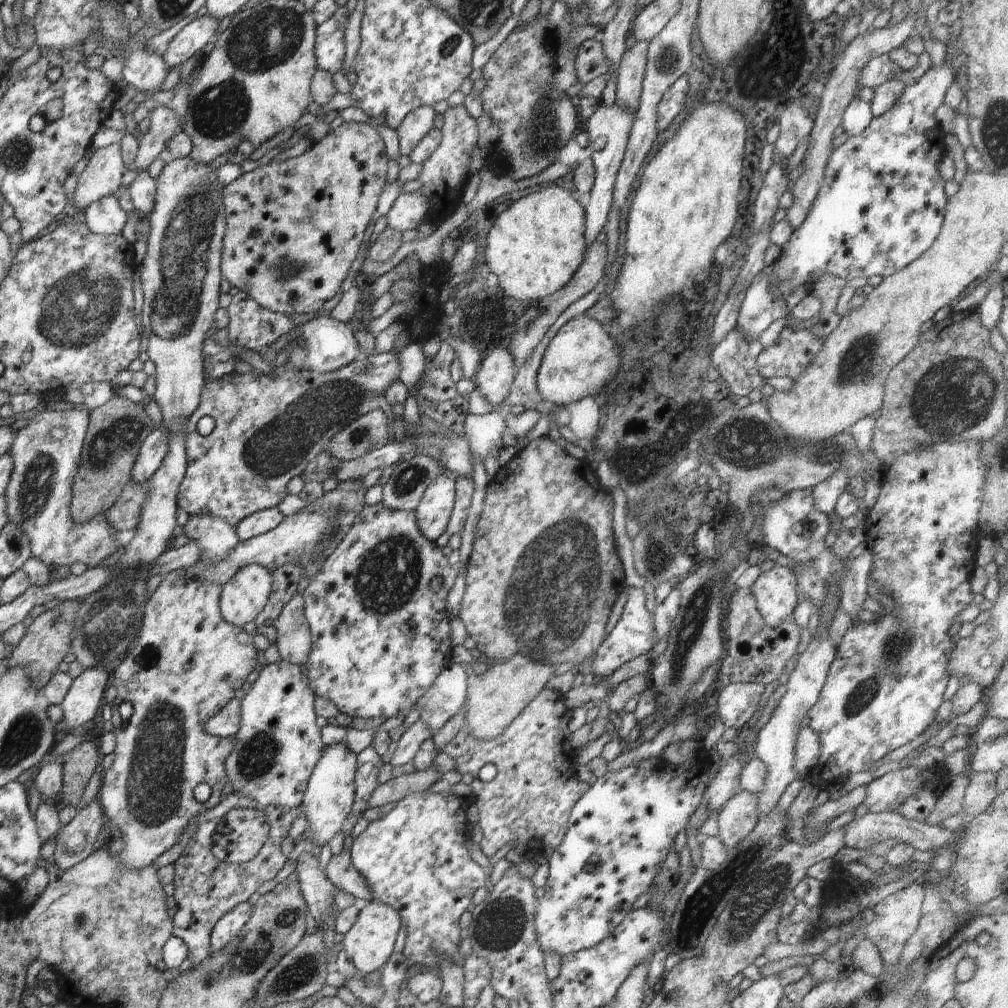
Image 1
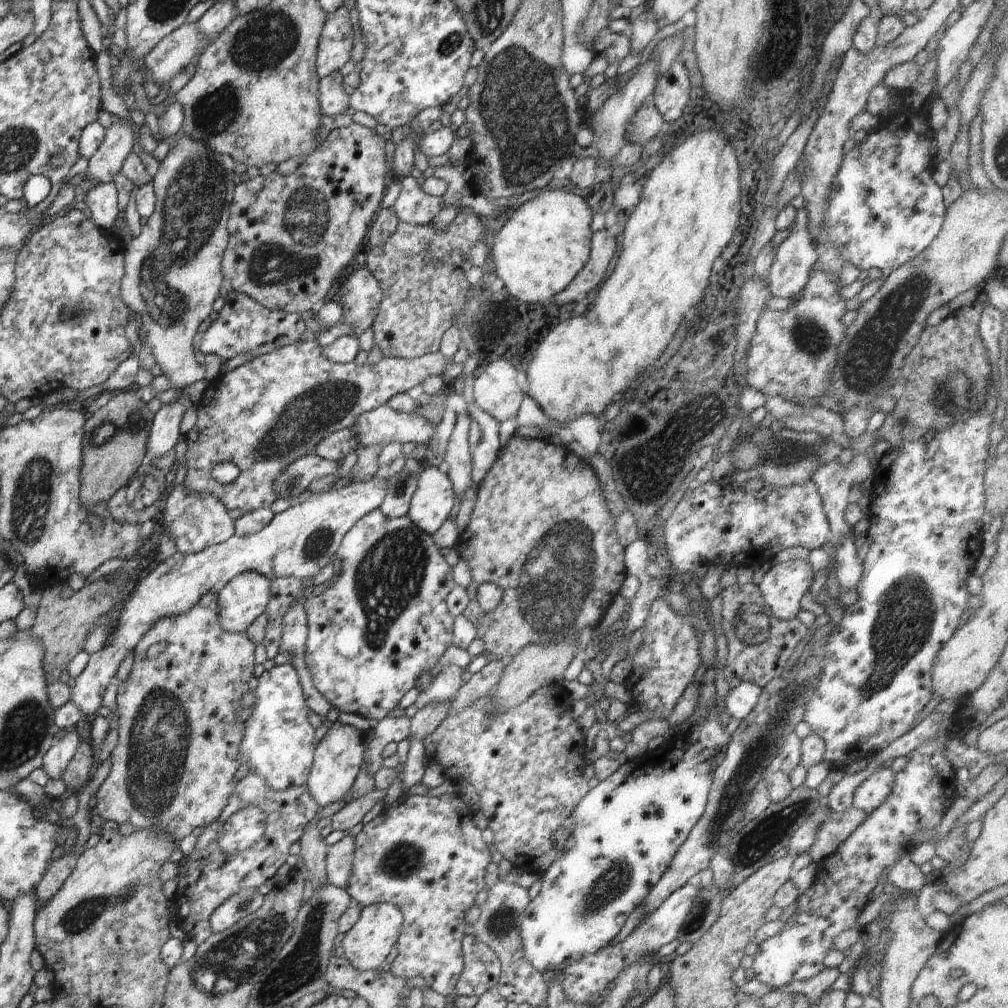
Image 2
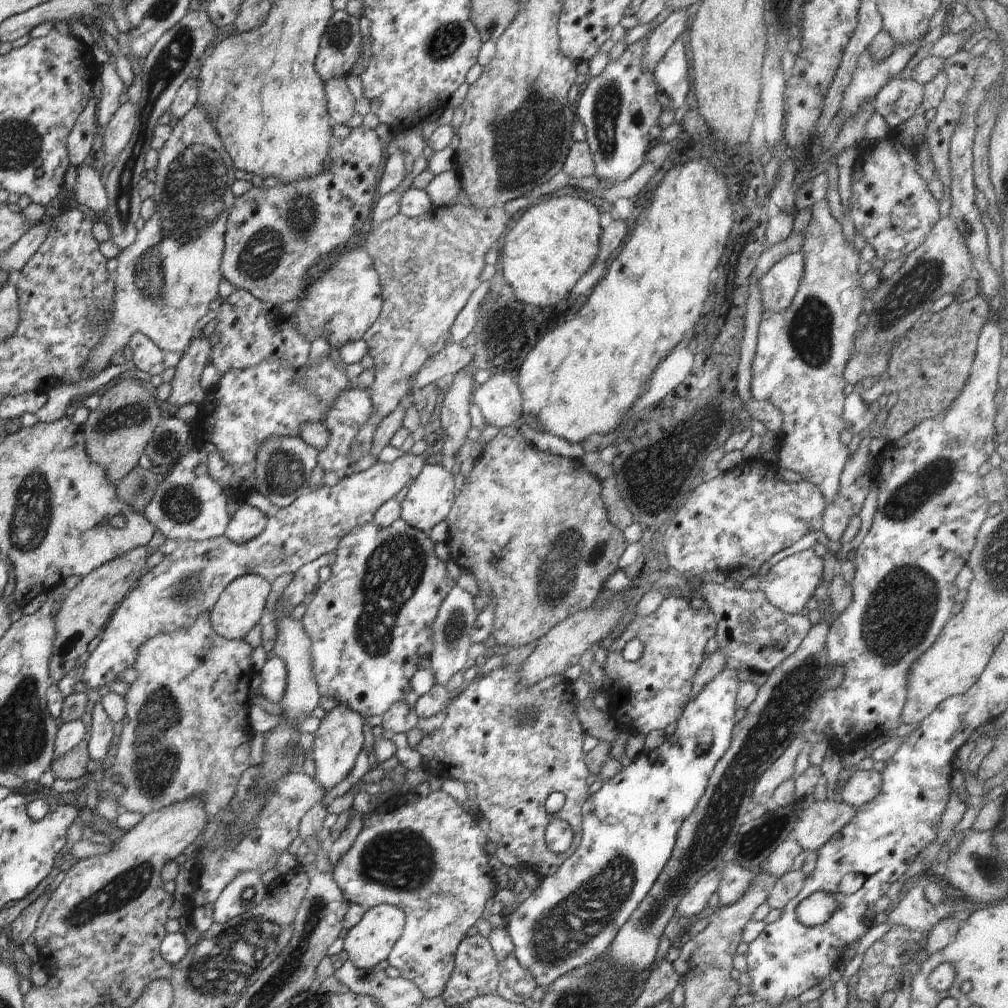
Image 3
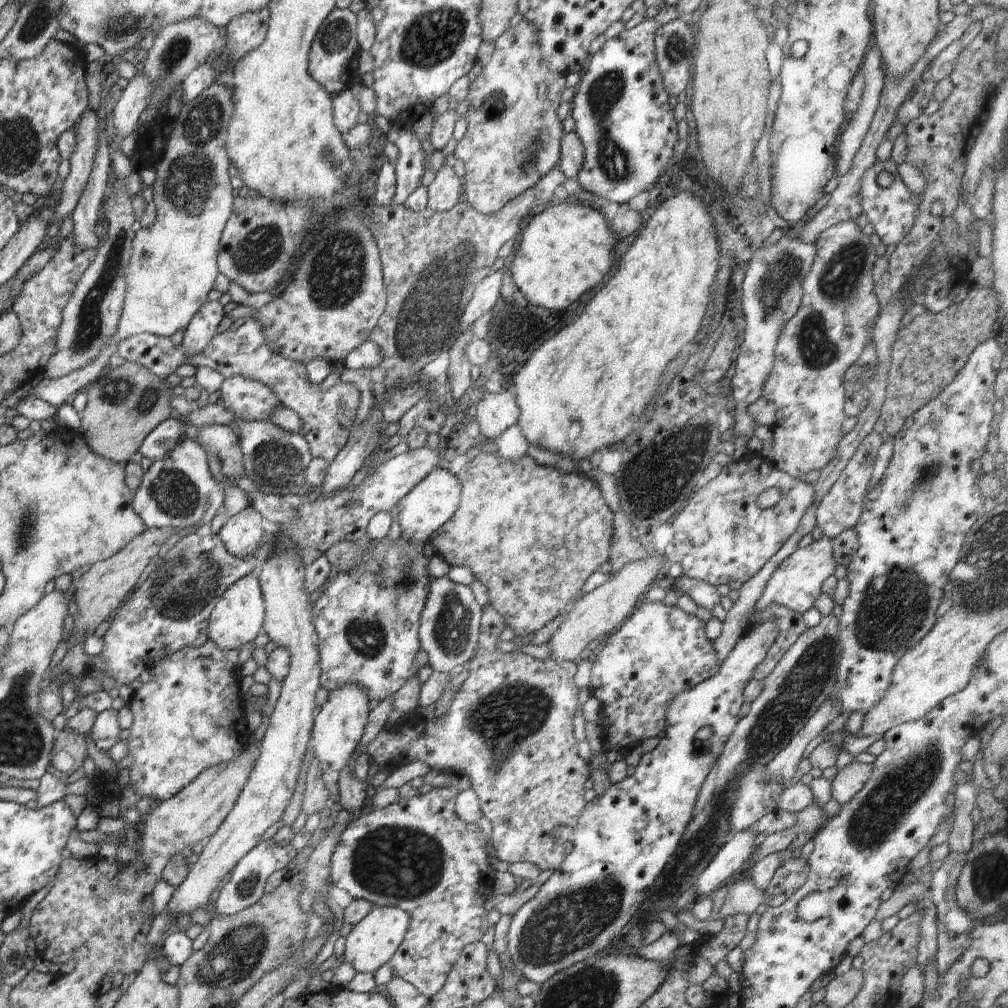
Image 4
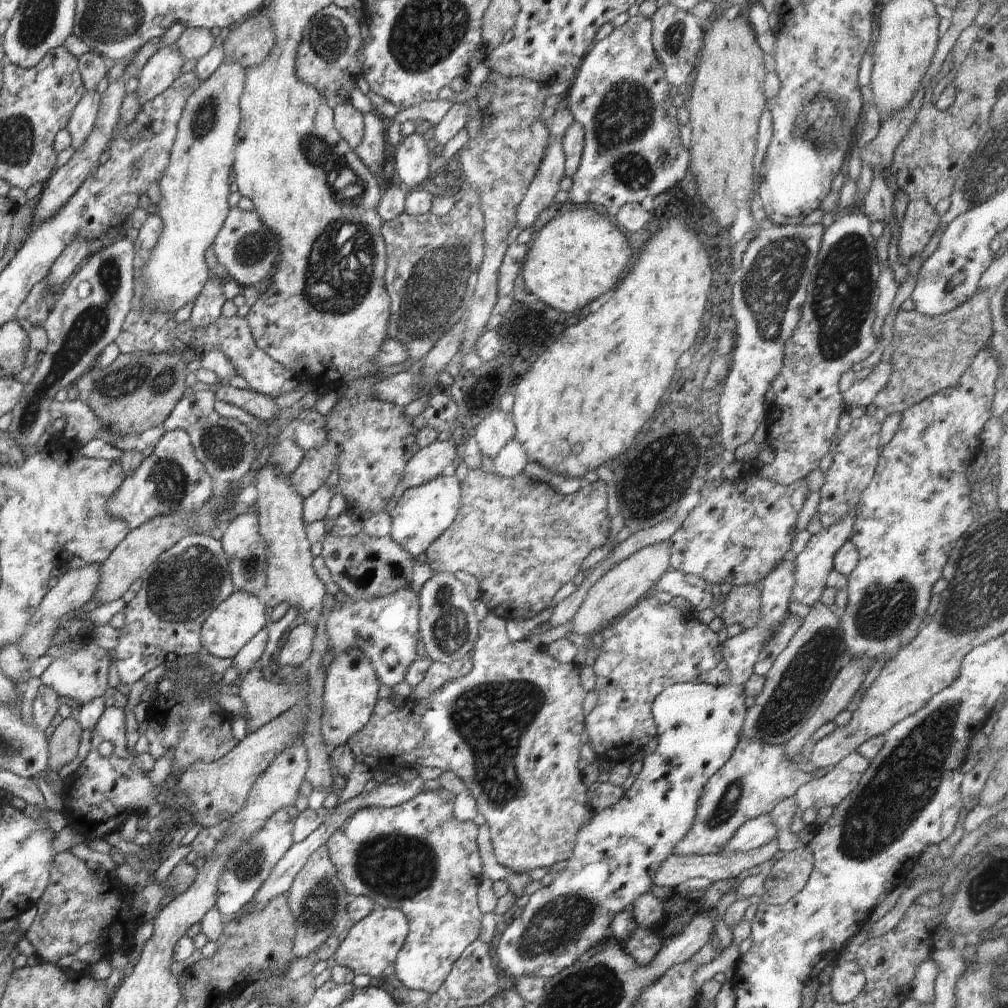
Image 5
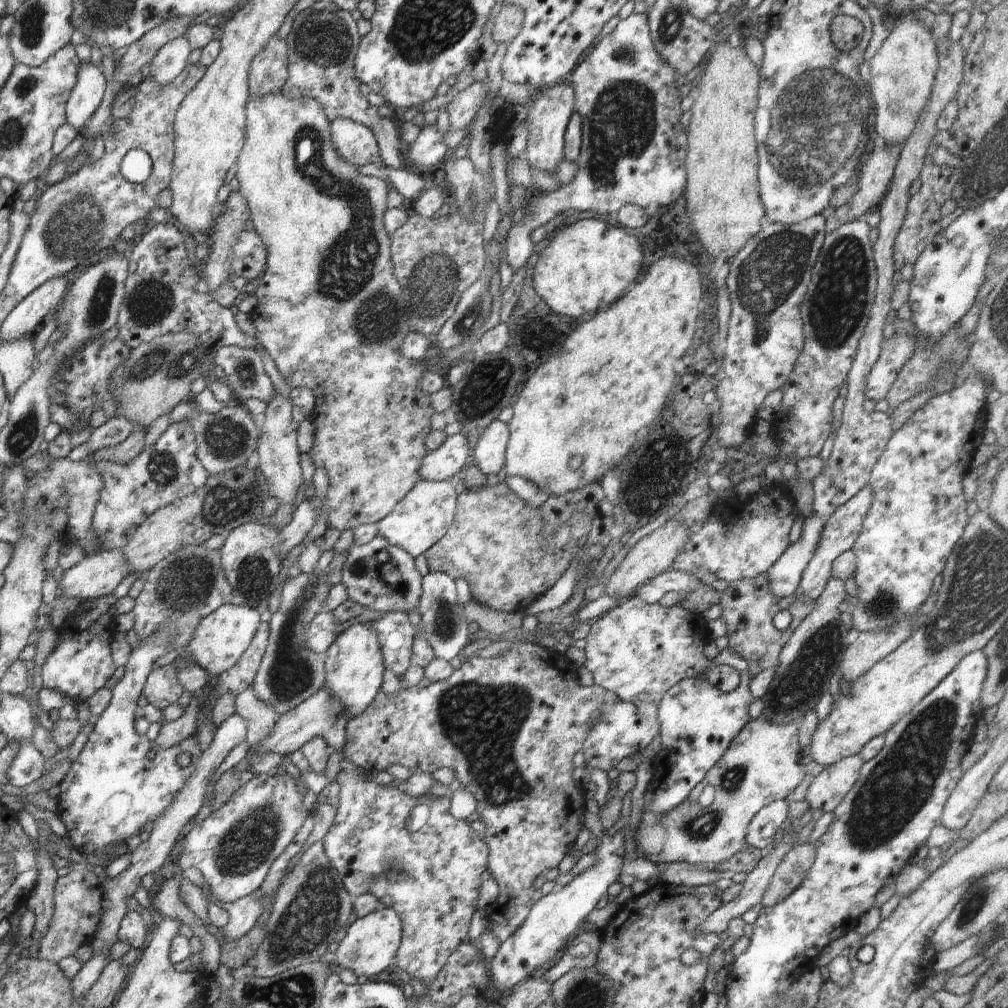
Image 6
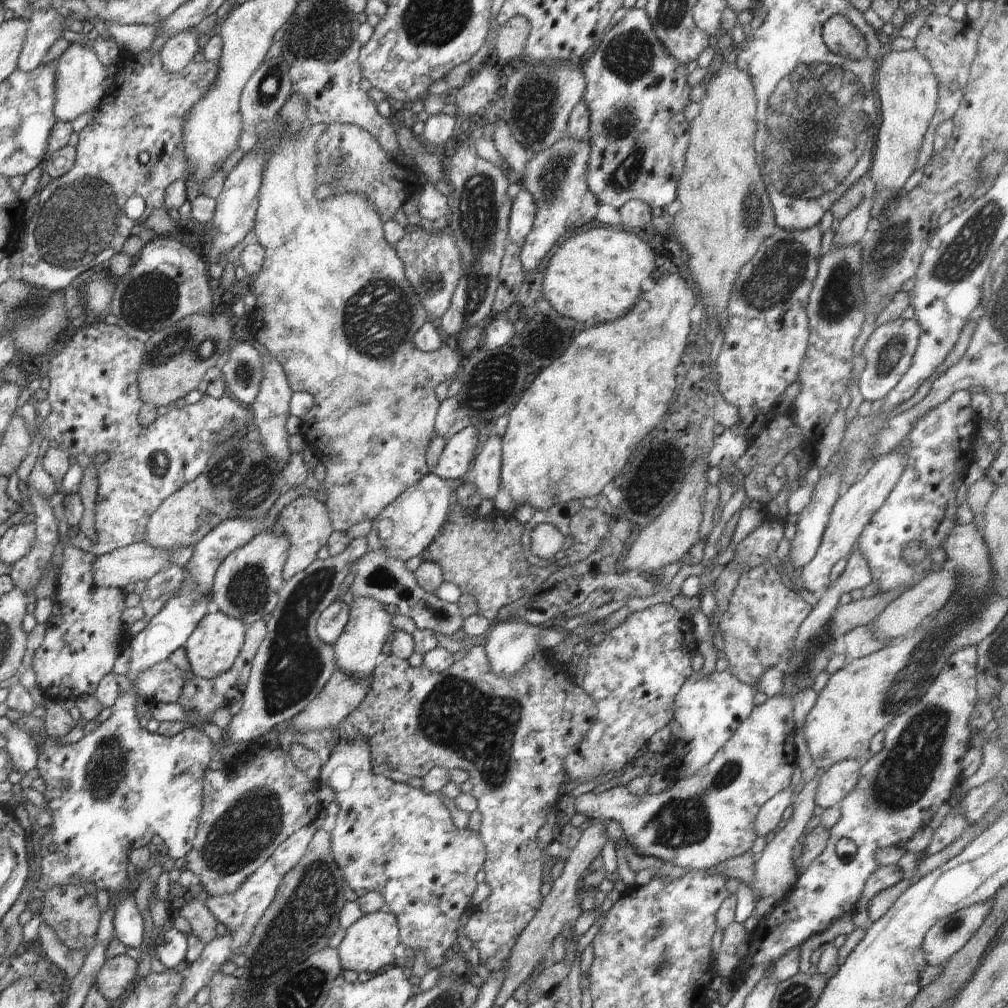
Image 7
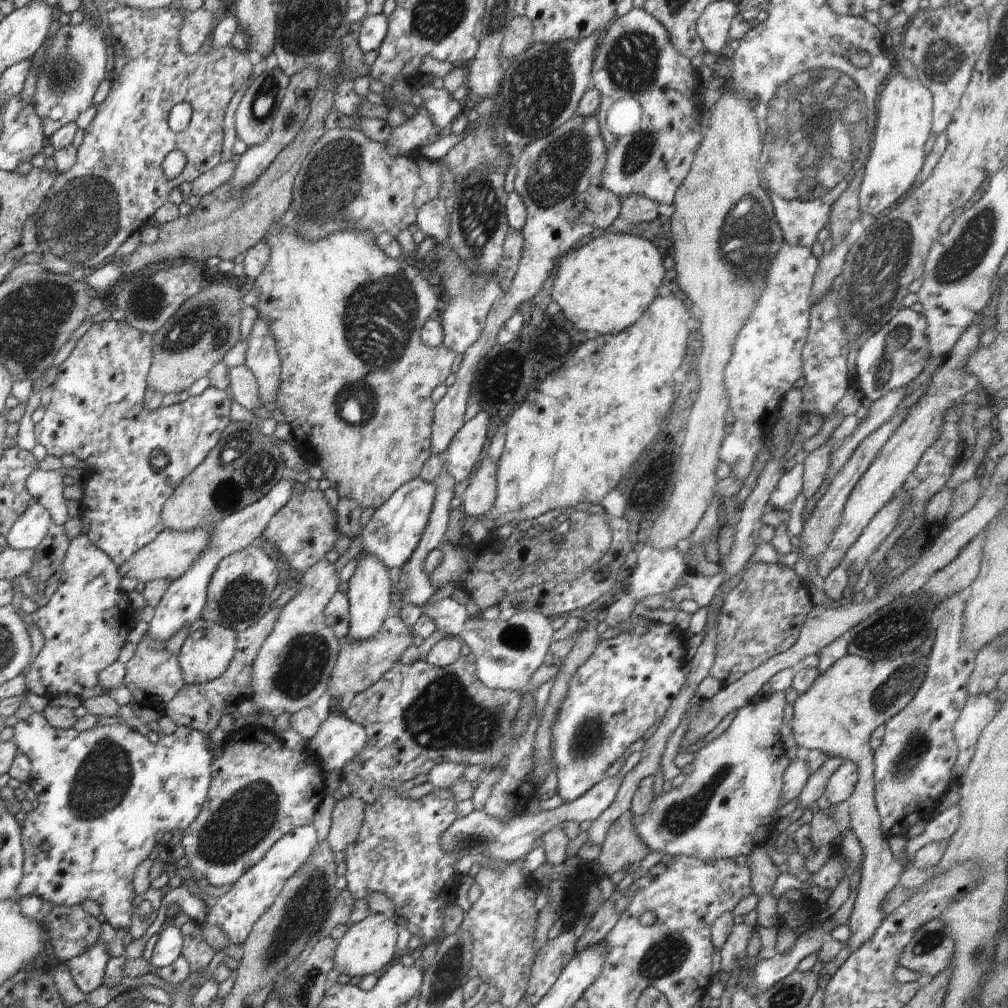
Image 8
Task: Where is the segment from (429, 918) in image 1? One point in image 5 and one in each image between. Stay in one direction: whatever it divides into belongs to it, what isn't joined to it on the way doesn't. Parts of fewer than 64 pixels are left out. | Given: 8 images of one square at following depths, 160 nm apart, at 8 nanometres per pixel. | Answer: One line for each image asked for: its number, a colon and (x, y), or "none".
2: (423, 854)
3: (426, 857)
4: (417, 854)
5: (416, 857)

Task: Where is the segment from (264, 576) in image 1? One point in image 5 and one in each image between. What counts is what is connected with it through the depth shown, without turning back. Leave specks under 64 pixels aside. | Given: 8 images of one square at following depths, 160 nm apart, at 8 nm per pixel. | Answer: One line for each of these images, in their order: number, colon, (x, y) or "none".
2: (244, 598)
3: (239, 608)
4: (237, 619)
5: (231, 626)

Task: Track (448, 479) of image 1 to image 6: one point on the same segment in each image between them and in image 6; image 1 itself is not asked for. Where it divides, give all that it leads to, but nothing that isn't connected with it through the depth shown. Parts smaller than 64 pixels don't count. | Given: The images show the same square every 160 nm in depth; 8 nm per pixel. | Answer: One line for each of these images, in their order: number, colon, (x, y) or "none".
2: (433, 501)
3: (430, 497)
4: (431, 503)
5: (423, 513)
6: (424, 516)

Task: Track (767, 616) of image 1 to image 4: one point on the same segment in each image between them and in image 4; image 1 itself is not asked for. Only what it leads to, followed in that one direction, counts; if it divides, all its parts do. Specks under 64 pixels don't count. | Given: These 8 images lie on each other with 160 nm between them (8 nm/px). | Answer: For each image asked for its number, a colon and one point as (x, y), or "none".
2: (782, 587)
3: (790, 583)
4: (796, 583)

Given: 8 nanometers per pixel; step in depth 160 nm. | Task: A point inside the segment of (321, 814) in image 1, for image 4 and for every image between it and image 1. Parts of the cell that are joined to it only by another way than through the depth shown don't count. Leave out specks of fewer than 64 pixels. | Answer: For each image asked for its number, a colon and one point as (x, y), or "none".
2: (338, 757)
3: (338, 741)
4: (338, 728)

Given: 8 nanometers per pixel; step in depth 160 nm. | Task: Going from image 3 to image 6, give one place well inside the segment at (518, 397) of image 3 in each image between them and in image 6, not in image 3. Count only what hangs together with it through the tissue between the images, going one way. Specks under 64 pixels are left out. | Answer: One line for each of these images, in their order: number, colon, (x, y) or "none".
4: (496, 413)
5: (497, 429)
6: (489, 453)

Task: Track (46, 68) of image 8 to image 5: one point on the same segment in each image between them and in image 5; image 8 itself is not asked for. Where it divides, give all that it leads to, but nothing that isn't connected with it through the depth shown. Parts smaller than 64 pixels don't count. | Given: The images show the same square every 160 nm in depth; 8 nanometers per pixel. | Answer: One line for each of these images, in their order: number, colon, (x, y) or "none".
5: (83, 118)
6: (86, 96)
7: (80, 75)

